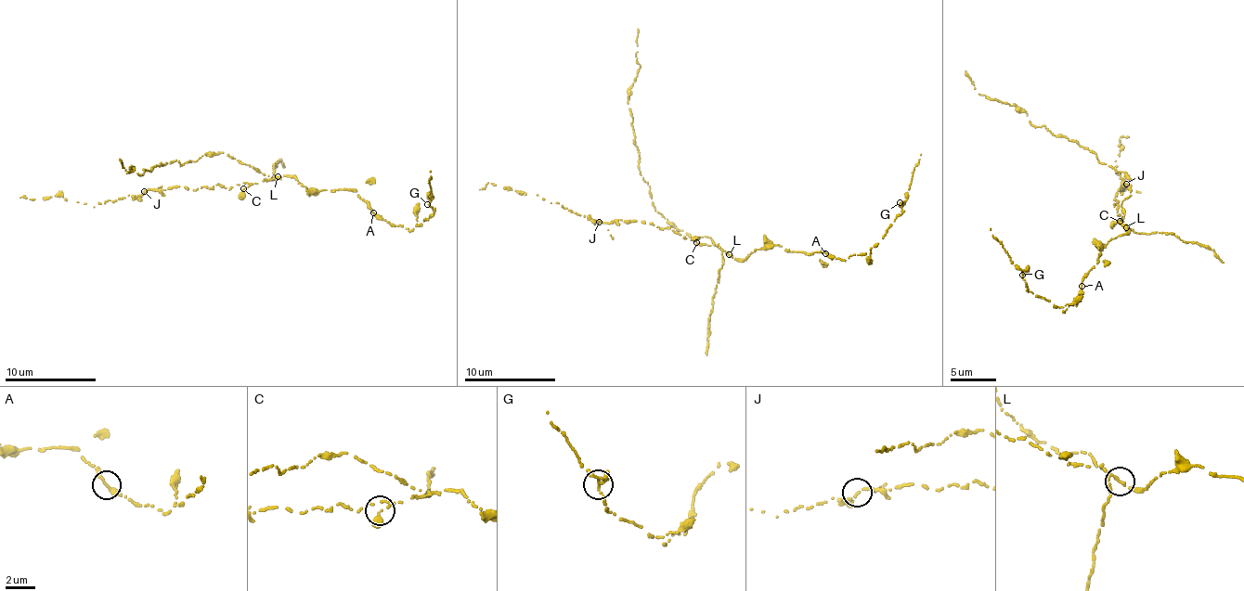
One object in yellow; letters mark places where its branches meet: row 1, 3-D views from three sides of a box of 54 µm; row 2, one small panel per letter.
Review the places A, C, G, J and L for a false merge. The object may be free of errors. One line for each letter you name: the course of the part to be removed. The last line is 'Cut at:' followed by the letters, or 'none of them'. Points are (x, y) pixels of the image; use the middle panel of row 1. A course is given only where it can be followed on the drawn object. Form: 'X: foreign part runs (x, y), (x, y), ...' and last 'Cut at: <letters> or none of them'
L: foreign part runs (730, 254), (708, 237), (693, 239), (654, 210), (648, 184), (640, 172), (628, 103), (639, 68), (638, 28)
Cut at: L

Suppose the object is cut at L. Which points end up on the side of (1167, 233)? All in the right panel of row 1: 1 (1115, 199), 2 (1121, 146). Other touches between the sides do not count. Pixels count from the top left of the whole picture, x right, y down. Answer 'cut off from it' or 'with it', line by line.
1: cut off from it
2: cut off from it

